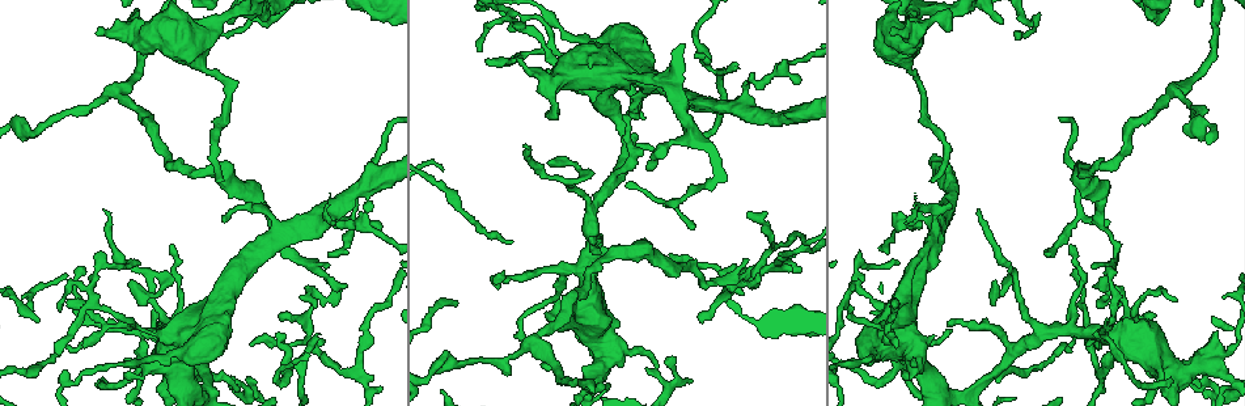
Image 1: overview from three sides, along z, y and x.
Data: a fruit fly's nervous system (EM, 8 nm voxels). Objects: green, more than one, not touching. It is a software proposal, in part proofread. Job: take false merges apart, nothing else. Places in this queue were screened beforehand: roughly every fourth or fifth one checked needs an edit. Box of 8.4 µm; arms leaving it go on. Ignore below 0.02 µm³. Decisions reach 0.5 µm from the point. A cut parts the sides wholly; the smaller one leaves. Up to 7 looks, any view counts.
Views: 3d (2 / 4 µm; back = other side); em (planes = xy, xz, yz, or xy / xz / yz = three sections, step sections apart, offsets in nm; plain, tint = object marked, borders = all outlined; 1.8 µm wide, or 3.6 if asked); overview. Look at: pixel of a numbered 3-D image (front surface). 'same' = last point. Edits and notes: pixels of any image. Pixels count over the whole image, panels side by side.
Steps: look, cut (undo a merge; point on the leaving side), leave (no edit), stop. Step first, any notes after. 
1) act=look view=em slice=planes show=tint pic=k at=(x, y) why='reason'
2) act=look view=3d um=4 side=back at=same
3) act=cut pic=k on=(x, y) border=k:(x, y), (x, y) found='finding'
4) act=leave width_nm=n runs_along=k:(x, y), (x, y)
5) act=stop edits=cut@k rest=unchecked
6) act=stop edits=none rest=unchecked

act=look view=3d um=2 pic=1 at=(316, 296) why='sharp bend'

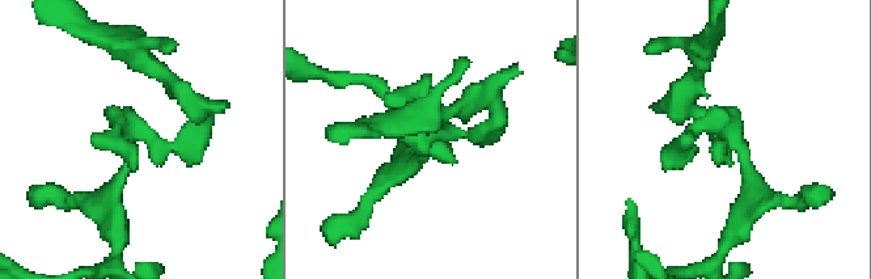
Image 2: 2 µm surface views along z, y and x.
act=look view=em slice=planes show=tint pic=2 at=(436, 137) why='shape alone is not enough'

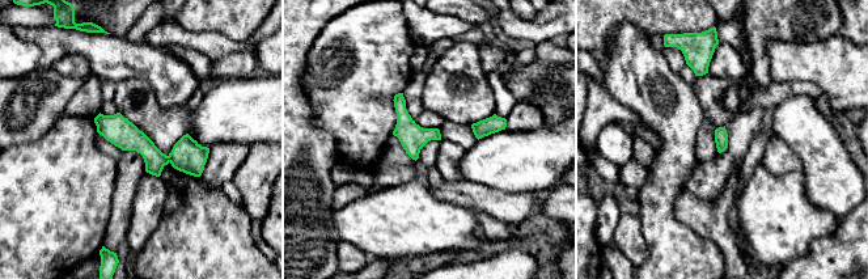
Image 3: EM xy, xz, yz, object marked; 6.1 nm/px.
act=cut pic=3 on=(134, 139) found='two neurons meet here'

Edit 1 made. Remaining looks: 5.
act=look view=overview why='see it whole again'

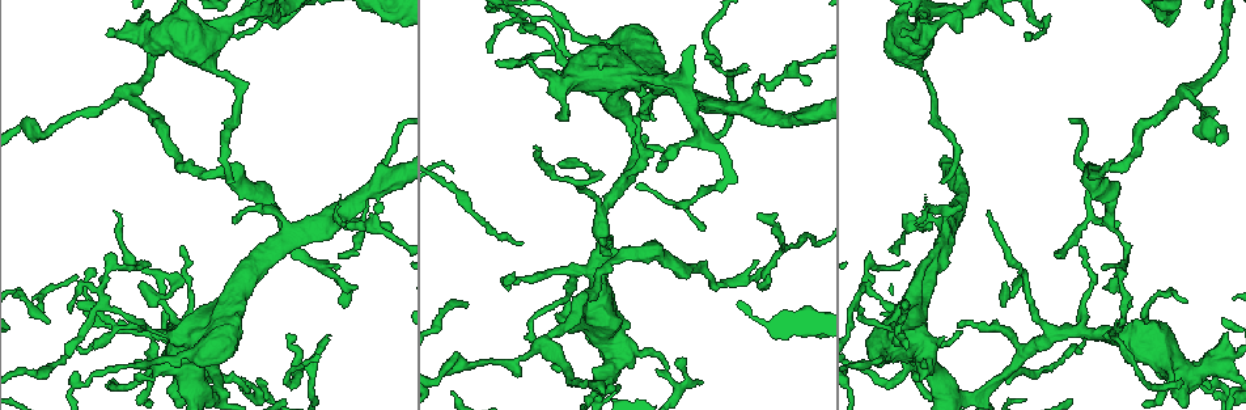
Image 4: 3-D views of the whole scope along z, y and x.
act=look view=3d um=2 pic=4 at=(666, 360) why='narrows sharply'

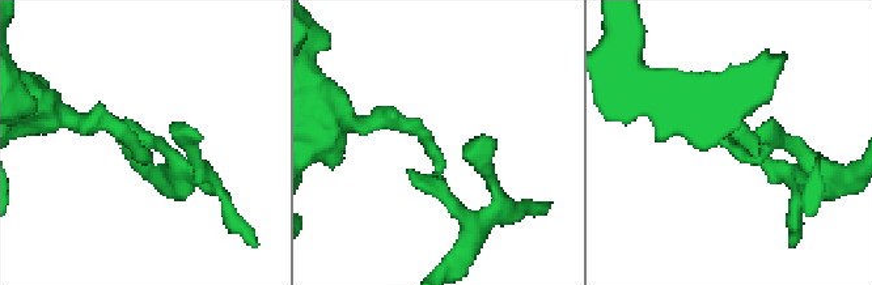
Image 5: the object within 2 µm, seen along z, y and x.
act=look view=em slice=planes show=tint pic=5 at=(735, 146) arm_widths_nm=190,320

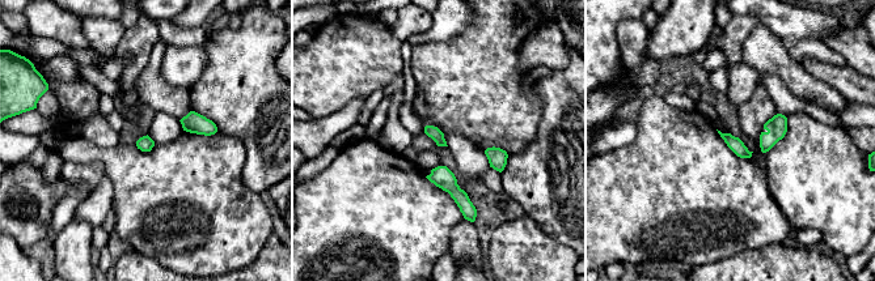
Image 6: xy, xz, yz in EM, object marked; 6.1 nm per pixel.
act=leave found='all the same neuron'

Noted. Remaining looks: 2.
act=look view=3d um=4 pic=4 at=(206, 60) why='thick turns thin'

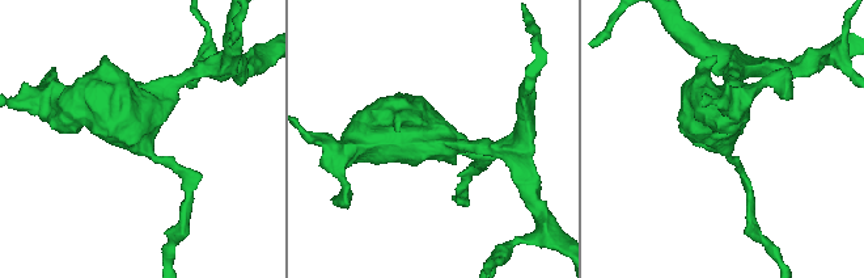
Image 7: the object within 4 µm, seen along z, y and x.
act=look view=em slice=planes show=borders pic=7 at=(724, 141)

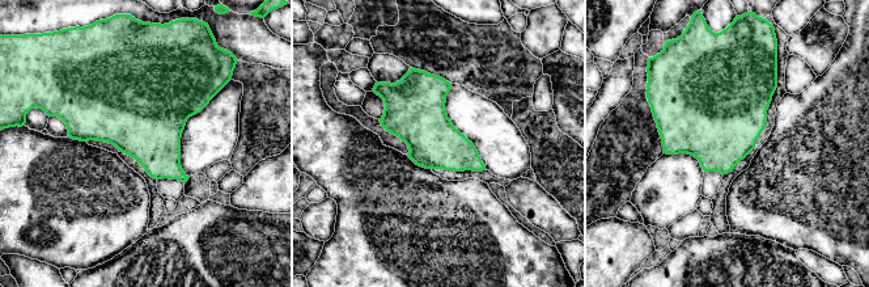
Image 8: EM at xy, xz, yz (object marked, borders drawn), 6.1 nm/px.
act=leave found='one neuron here'

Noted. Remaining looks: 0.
act=stop edits=cut@3 rest=unchecked

